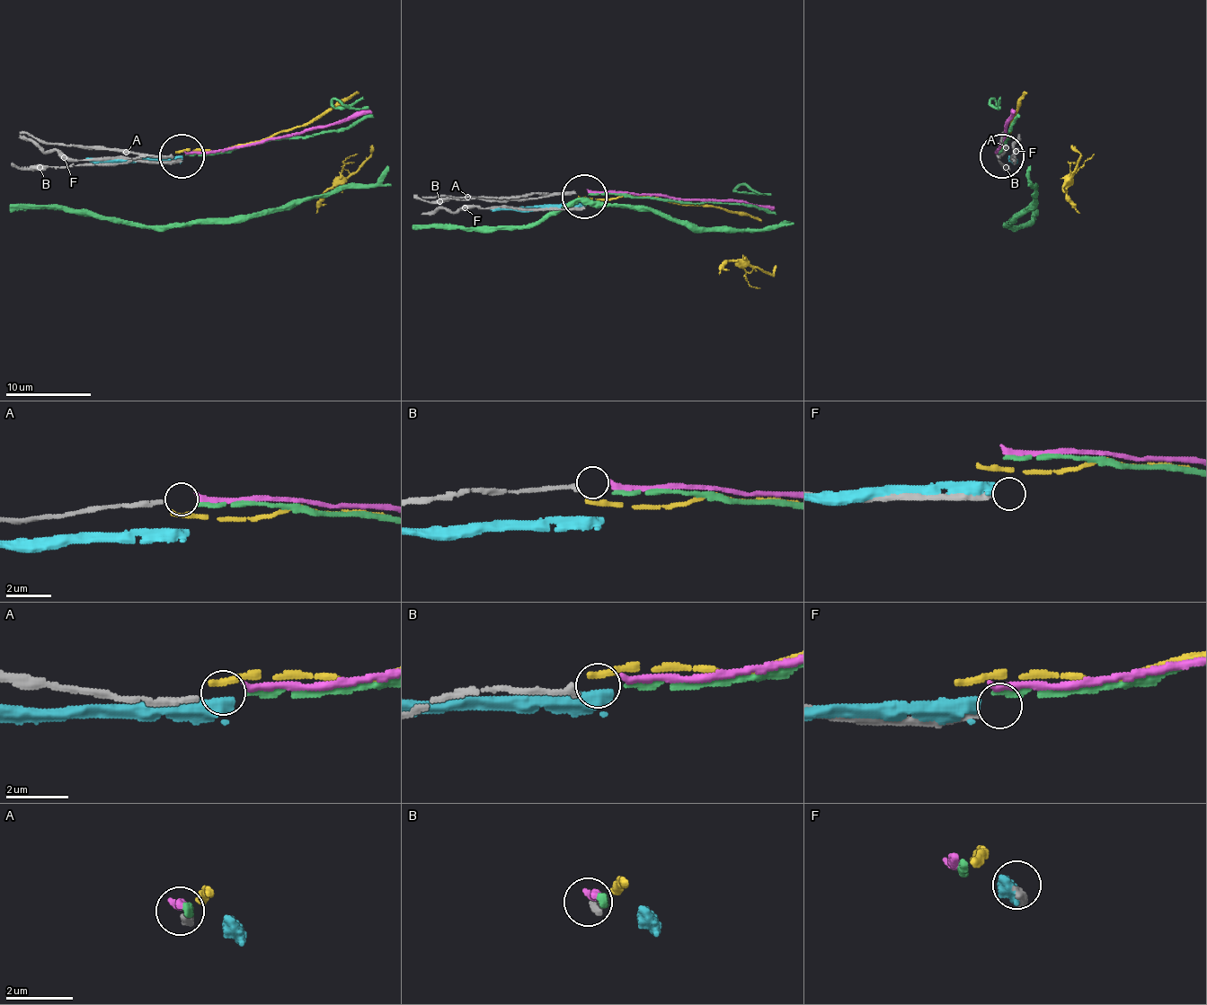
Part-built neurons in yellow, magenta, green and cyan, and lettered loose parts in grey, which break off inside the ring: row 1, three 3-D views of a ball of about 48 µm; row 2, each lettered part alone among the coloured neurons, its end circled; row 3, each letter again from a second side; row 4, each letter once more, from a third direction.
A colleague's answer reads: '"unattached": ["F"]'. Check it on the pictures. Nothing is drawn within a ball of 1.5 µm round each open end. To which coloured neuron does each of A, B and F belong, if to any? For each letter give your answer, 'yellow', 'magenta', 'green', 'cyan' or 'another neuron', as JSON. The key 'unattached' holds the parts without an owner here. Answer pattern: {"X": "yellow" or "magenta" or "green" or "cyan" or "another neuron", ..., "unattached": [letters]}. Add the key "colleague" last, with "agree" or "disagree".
{"A": "green", "B": "magenta", "F": "another neuron", "unattached": ["F"], "colleague": "agree"}

